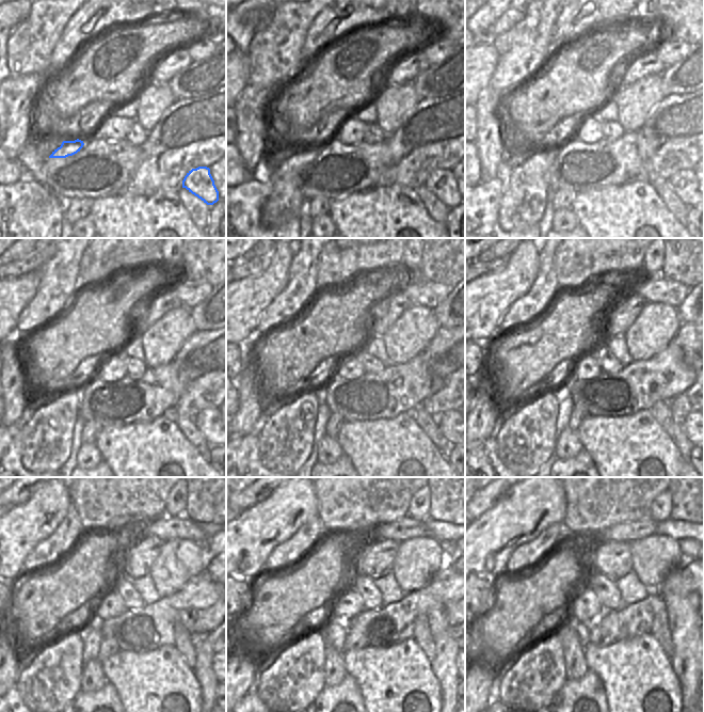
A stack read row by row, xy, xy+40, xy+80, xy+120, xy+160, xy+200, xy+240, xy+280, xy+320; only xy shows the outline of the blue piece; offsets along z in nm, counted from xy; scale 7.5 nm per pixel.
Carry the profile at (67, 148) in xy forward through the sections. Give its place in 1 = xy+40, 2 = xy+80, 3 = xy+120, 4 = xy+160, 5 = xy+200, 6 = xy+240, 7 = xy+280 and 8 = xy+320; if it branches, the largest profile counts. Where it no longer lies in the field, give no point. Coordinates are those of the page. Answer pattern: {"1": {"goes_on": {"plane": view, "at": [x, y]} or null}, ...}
{"1": {"goes_on": {"plane": "xy+40", "at": [285, 202]}}, "2": {"goes_on": {"plane": "xy+80", "at": [523, 204]}}, "3": {"goes_on": {"plane": "xy+120", "at": [47, 437]}}, "4": {"goes_on": {"plane": "xy+160", "at": [286, 440]}}, "5": {"goes_on": {"plane": "xy+200", "at": [527, 439]}}, "6": {"goes_on": {"plane": "xy+240", "at": [50, 679]}}, "7": {"goes_on": {"plane": "xy+280", "at": [290, 680]}}, "8": {"goes_on": {"plane": "xy+320", "at": [528, 683]}}}

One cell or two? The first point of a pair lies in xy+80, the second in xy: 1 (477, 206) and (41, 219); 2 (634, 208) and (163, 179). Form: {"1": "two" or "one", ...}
{"1": "one", "2": "two"}

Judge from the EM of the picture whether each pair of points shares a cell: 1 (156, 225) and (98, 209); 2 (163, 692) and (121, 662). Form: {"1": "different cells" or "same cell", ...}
{"1": "same cell", "2": "same cell"}

